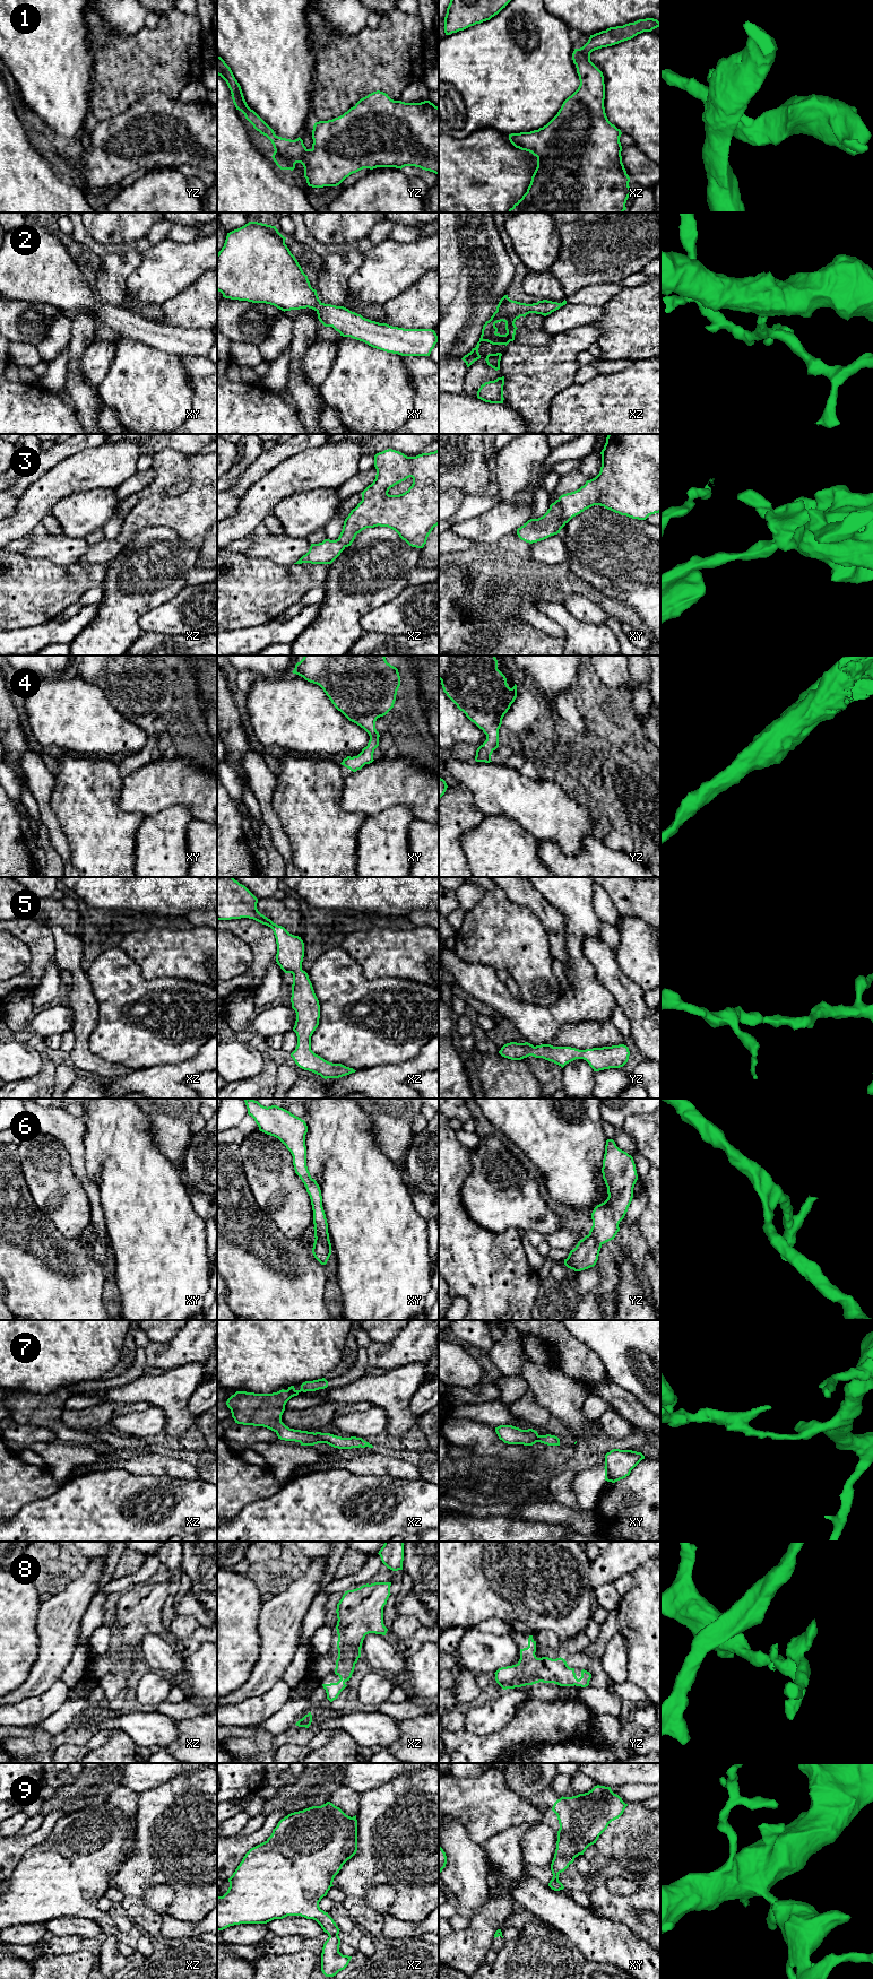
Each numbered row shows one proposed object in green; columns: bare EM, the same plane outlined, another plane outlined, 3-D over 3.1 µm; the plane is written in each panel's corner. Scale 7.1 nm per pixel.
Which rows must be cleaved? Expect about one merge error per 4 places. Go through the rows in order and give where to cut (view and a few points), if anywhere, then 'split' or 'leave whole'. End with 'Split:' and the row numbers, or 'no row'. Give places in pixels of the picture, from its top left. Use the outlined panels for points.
1: cut none; leave whole
2: cut none; leave whole
3: cut xy (558, 500), (561, 506), (562, 527); split
4: cut none; leave whole
5: cut none; leave whole
6: cut none; leave whole
7: cut xz (314, 1433), (320, 1442); split
8: cut none; leave whole
9: cut none; leave whole
Split: 3, 7

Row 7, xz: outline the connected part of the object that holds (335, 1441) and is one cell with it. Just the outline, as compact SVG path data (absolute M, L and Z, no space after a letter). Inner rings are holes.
M316 1432L316 1435L319 1439L320 1443L327 1443L334 1448L338 1449L352 1449L352 1448L373 1448L372 1444L364 1441L362 1438L351 1436L351 1438L342 1438L330 1433L321 1433Z

